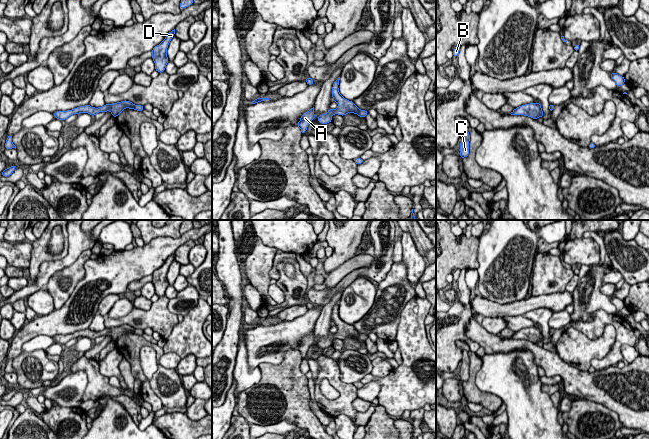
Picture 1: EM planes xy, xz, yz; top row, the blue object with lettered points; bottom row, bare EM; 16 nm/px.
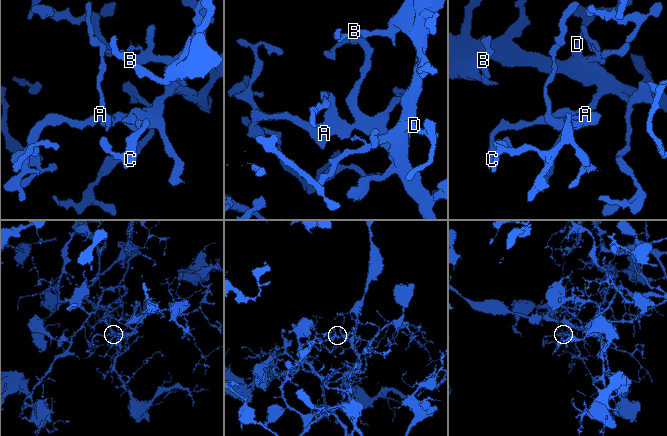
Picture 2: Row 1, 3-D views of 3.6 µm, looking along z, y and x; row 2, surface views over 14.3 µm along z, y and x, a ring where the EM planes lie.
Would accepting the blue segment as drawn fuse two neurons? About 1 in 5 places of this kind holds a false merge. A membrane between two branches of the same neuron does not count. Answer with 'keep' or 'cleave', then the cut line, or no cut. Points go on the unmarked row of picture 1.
keep; no cut

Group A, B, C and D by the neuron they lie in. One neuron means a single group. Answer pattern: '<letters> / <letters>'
A B C D

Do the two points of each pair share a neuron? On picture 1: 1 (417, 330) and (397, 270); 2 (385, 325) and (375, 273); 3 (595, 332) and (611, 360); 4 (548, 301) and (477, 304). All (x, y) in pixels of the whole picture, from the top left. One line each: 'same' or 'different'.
1: different
2: different
3: same
4: same

